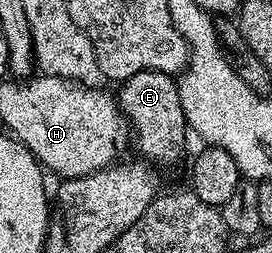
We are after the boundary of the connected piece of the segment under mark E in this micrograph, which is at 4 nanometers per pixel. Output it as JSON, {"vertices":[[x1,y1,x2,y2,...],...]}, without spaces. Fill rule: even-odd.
{"vertices":[[141,71,119,87,122,88,116,91,118,105,122,108,123,116,129,122,130,119,134,122,138,151,143,155,139,156,151,164,176,162,186,147,188,128,175,76,164,71]]}

